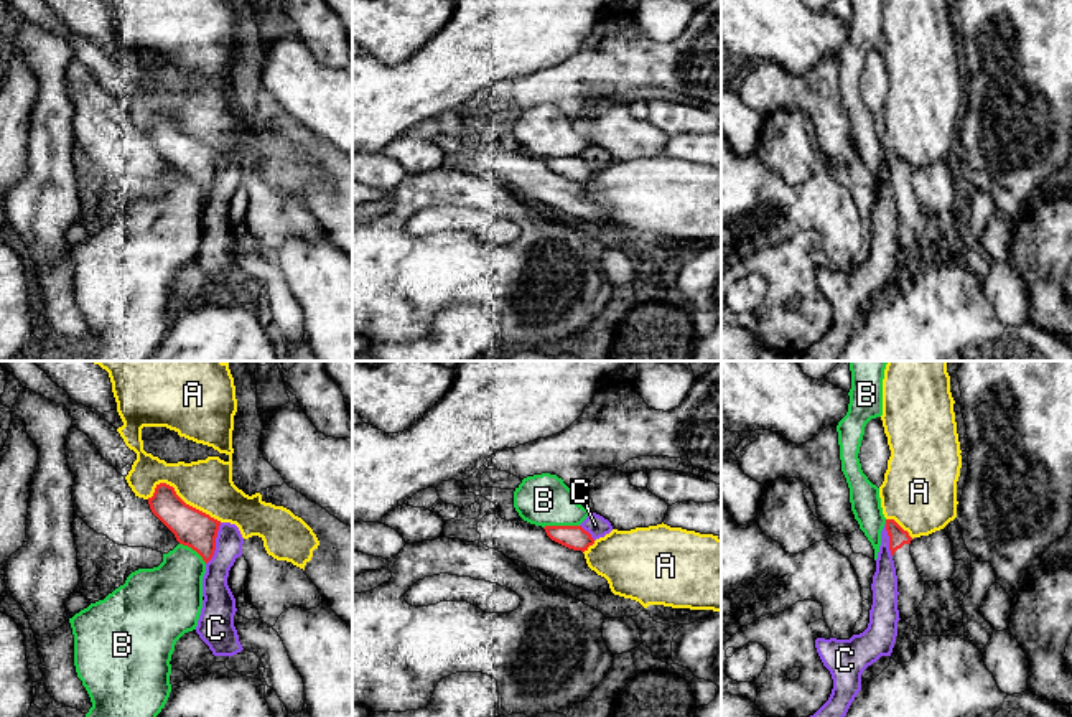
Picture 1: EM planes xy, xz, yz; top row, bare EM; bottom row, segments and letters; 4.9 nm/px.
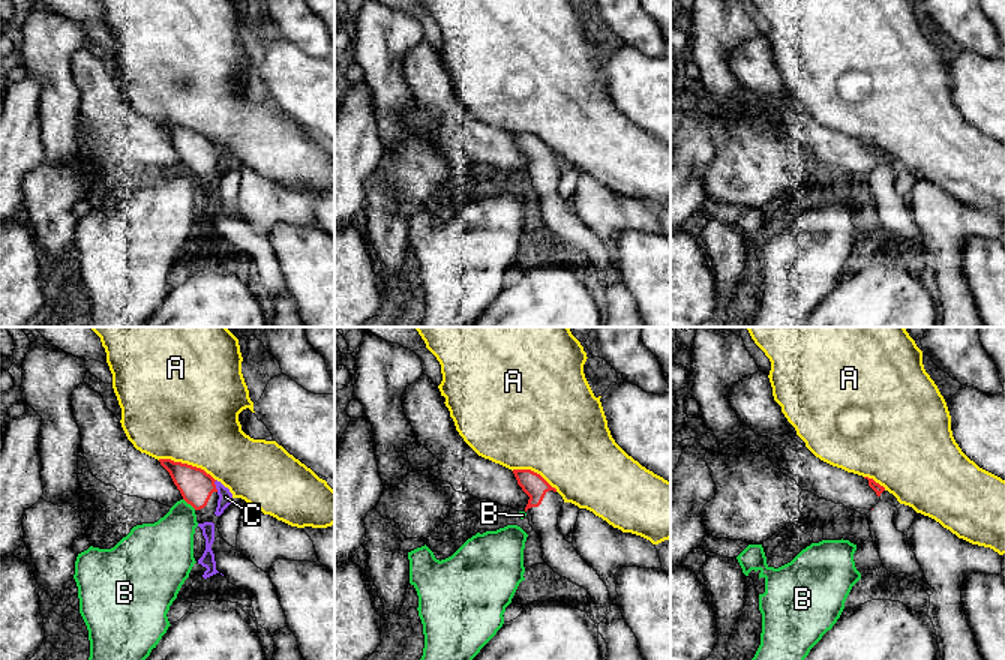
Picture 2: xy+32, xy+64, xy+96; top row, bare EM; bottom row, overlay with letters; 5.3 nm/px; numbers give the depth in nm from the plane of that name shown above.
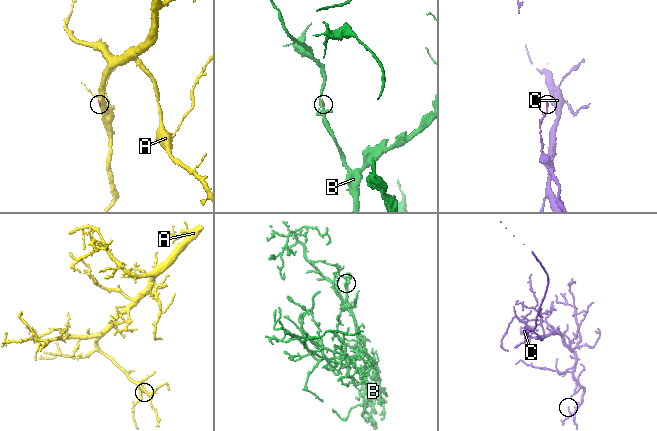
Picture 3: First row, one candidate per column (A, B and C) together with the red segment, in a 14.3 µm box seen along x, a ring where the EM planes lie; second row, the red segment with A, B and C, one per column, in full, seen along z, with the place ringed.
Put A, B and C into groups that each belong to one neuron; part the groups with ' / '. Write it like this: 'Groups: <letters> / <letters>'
Groups: A / B / C

